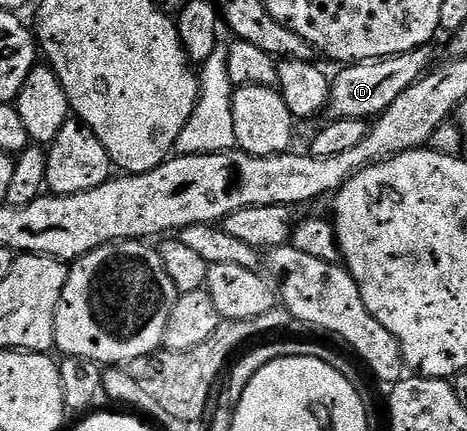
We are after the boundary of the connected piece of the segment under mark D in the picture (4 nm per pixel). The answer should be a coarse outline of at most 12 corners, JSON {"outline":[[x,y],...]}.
{"outline":[[431,45],[343,67],[329,119],[380,117],[433,69]]}

